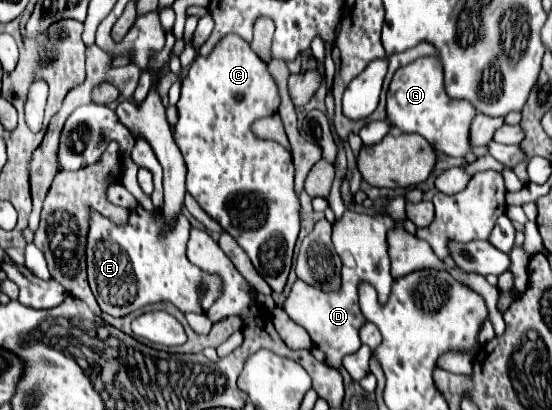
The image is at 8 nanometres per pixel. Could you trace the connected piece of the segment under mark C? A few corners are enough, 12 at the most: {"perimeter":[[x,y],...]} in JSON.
{"perimeter":[[240,36],[176,106],[186,190],[280,294],[300,232],[280,108]]}

